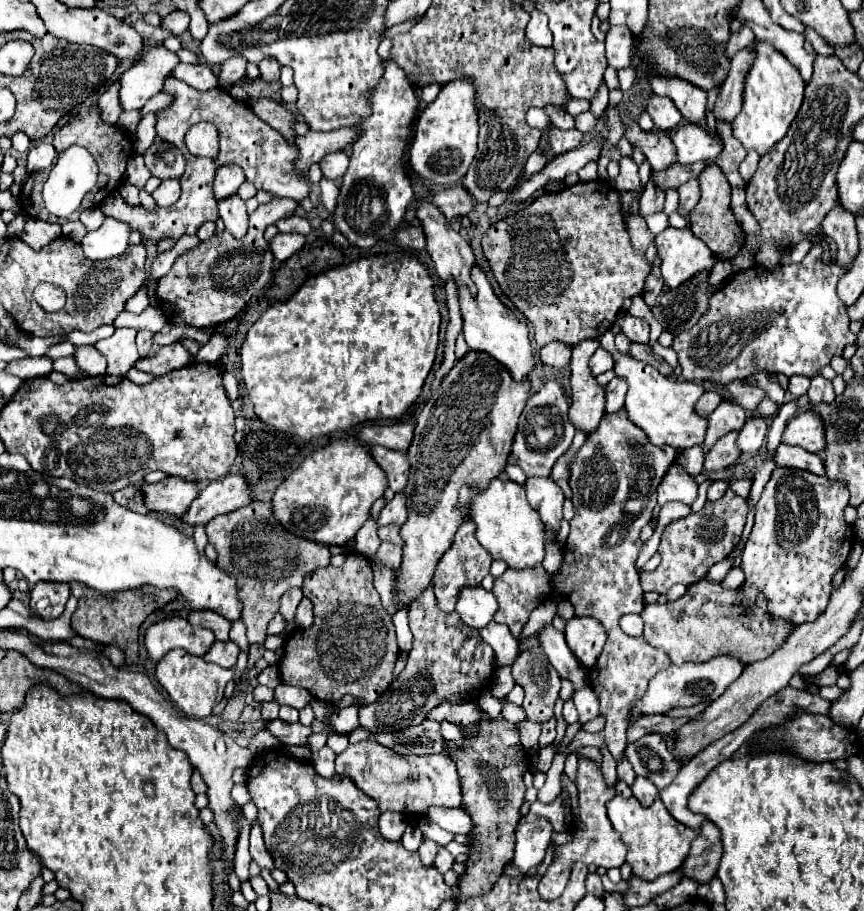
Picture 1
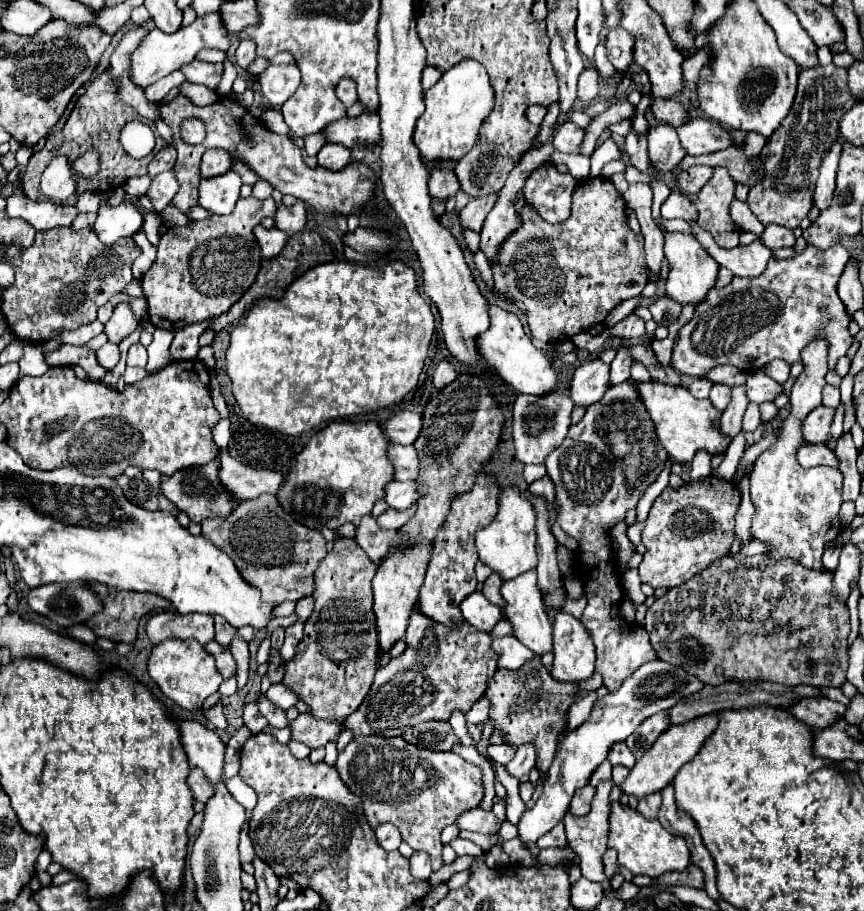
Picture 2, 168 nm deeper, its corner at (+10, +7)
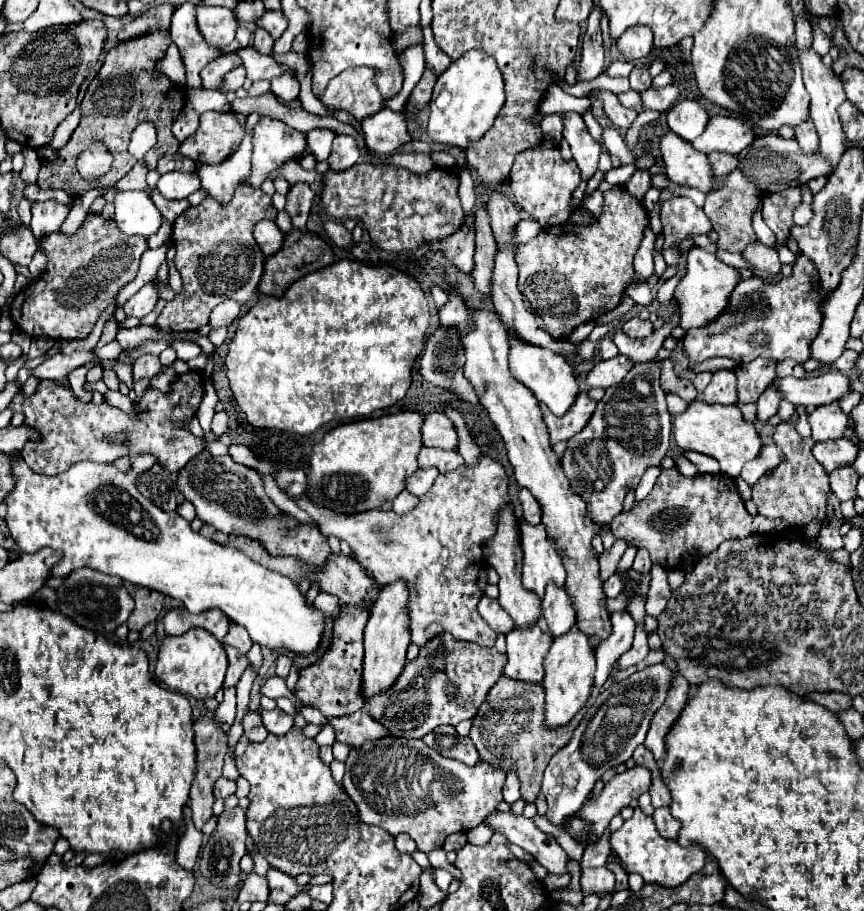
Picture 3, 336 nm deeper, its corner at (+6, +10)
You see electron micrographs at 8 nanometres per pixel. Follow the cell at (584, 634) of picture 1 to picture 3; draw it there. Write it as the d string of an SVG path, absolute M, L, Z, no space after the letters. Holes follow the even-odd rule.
M574 626L568 634L554 638L552 648L548 650L546 660L544 660L544 668L546 668L546 678L542 682L542 688L546 694L544 722L548 728L566 726L576 716L576 712L586 704L590 696L592 684L594 684L594 668L596 668L594 648L590 648L588 638L580 634L578 628Z

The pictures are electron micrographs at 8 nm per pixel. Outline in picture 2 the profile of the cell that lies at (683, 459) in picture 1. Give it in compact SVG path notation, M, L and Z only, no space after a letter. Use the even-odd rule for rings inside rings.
M668 461L662 469L662 473L658 475L658 479L654 481L654 485L650 485L650 489L642 495L638 507L636 507L636 515L638 515L638 521L644 521L648 517L648 511L654 503L654 499L664 491L664 487L668 485L668 477L670 477L670 467L672 467L672 461Z

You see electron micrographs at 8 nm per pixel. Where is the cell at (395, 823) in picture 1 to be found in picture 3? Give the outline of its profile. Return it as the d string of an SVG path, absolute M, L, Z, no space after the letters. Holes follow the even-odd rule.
M400 834L400 836L396 836L396 848L398 848L402 854L412 854L412 852L416 852L416 842L414 842L410 836Z

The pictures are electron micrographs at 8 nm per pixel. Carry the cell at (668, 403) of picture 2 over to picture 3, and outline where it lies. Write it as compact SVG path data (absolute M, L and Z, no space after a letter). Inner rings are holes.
M700 400L692 402L684 414L674 416L672 434L674 434L676 444L682 450L694 450L694 452L716 458L720 462L722 474L732 476L732 478L738 478L744 462L758 458L764 446L754 424L742 418L738 406L718 406L718 404L710 406Z

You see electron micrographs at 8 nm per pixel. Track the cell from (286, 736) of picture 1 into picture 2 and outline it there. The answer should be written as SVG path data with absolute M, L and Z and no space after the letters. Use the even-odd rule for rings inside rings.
M298 715L292 723L292 739L308 745L310 749L322 747L328 741L336 741L338 733L342 731L342 725L338 721L324 721L314 719L312 715Z

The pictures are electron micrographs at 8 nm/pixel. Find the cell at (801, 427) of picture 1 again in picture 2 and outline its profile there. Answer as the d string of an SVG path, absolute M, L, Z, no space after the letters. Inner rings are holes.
M824 405L816 407L802 421L804 439L810 441L810 443L824 443L828 439L828 427L830 427L832 417L834 417L834 409L832 407L824 407Z

